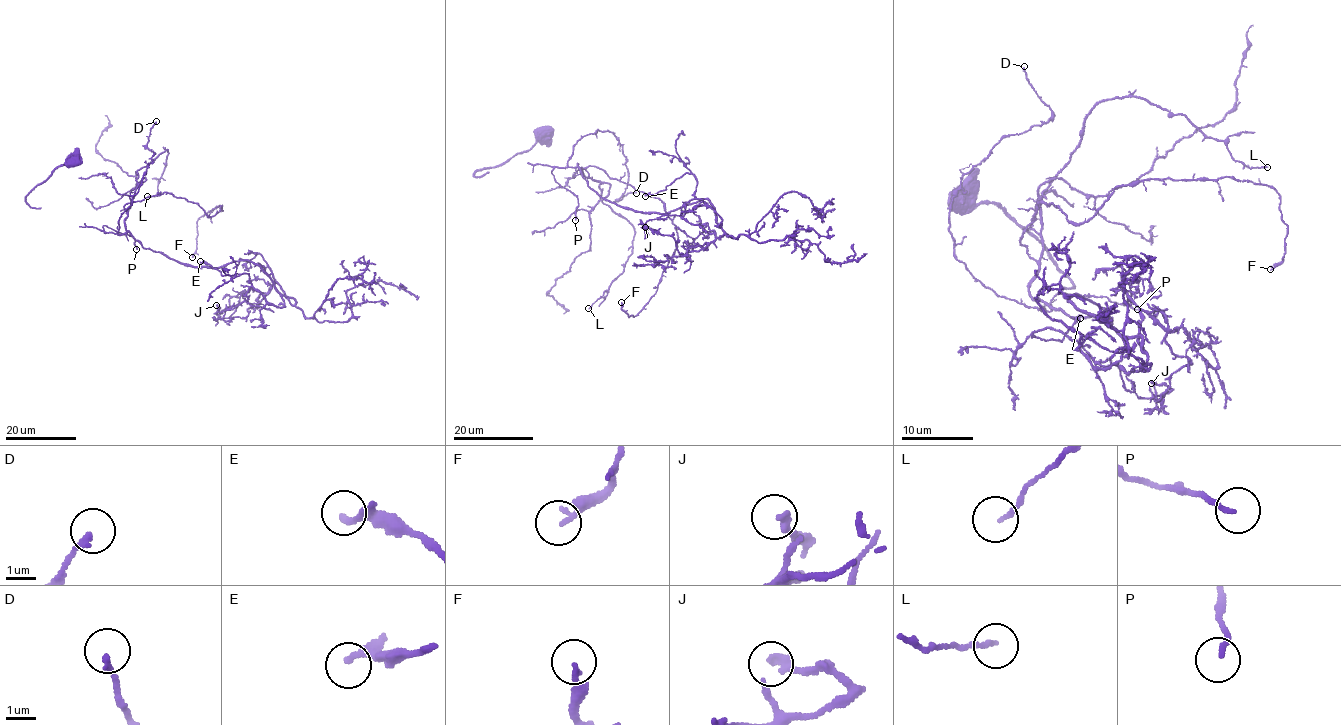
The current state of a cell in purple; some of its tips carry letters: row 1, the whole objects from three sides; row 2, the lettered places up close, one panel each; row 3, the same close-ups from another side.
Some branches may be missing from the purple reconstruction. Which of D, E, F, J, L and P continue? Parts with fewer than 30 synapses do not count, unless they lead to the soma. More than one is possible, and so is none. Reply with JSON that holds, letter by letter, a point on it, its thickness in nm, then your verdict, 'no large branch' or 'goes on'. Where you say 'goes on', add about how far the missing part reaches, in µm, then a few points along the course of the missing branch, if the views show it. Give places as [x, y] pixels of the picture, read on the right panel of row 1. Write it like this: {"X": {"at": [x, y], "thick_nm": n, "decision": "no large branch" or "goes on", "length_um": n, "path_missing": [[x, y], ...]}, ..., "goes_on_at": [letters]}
{"D": {"at": [1024, 66], "thick_nm": 170, "decision": "no large branch"}, "E": {"at": [1080, 318], "thick_nm": 240, "decision": "no large branch"}, "F": {"at": [1270, 269], "thick_nm": 190, "decision": "no large branch"}, "J": {"at": [1151, 383], "thick_nm": 260, "decision": "no large branch"}, "L": {"at": [1267, 167], "thick_nm": 130, "decision": "no large branch"}, "P": {"at": [1137, 309], "thick_nm": 150, "decision": "no large branch"}, "goes_on_at": []}

